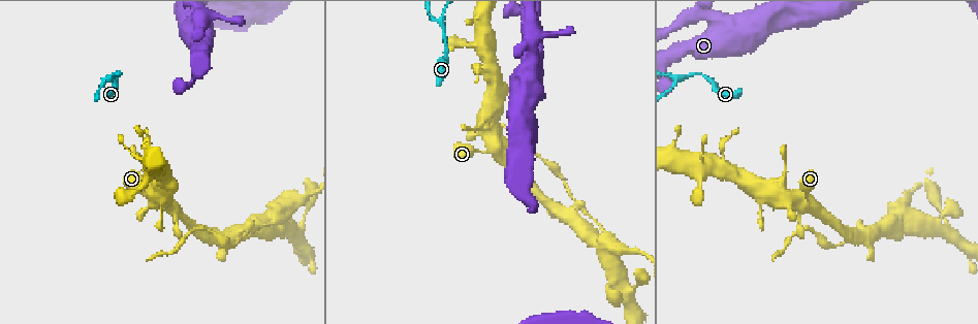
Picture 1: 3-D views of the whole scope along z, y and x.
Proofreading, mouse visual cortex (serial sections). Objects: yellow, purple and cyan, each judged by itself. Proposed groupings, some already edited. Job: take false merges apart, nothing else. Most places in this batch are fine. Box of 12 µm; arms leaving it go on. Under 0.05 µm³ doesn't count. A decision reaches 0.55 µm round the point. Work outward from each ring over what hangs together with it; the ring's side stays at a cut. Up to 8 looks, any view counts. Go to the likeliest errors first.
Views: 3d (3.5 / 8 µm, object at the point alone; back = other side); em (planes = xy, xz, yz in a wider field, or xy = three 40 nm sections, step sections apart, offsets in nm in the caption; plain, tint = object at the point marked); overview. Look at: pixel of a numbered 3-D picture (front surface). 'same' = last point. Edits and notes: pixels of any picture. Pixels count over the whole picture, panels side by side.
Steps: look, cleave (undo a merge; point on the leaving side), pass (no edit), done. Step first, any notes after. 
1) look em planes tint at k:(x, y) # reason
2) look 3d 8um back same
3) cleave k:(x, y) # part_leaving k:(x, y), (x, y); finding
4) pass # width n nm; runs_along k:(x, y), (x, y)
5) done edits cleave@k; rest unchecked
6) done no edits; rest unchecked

look 3d 8um at 1:(486, 153) # narrows sharply

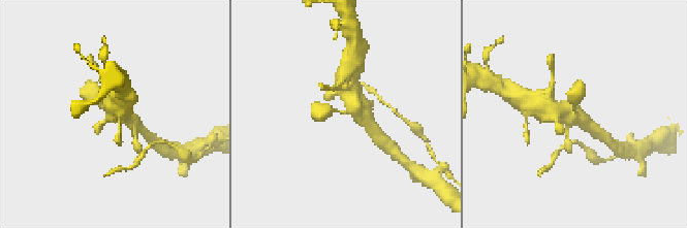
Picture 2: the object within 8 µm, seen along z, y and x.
look em xy step 2 tint at 2:(348, 114) # need the tissue

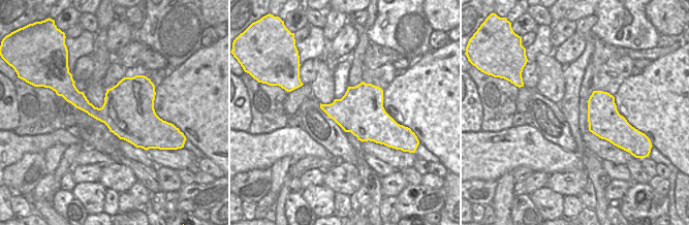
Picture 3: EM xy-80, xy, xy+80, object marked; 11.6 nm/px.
pass # runs_along 2:(91, 94), (136, 126); continuous, no second cell

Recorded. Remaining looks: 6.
look 3d 3.5um at 1:(109, 78) # three-way junction

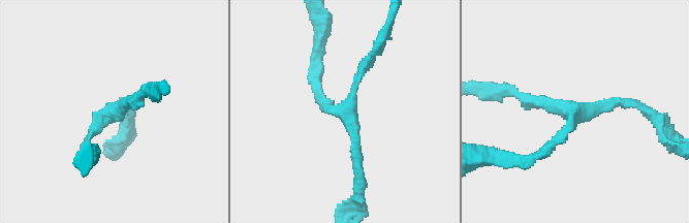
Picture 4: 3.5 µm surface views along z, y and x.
look em xy step 3 plain at 4:(573, 114)

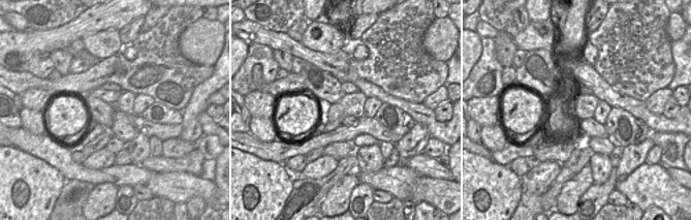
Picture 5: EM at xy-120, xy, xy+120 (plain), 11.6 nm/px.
look em xy step 3 tint same

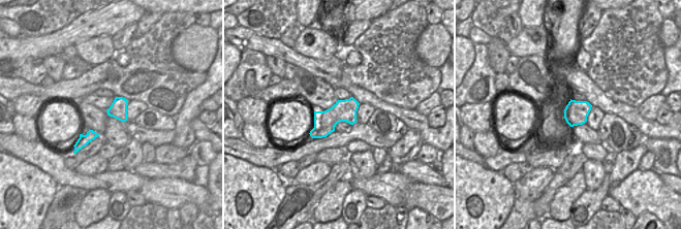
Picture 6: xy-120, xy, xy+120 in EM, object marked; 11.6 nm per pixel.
pass # arm_widths 100, 150, 150 nm; runs_along 4:(638, 106), (577, 109), (538, 157); one cell here

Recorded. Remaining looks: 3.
look 3d 3.5um at 1:(600, 244) # sharp bend

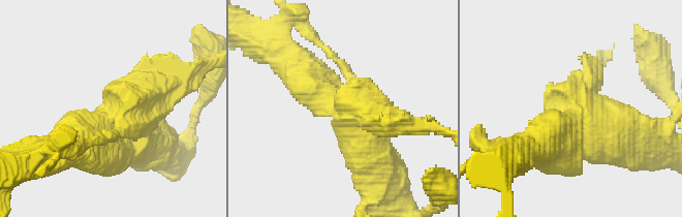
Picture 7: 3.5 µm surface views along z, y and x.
look em xy step 3 tint at 7:(109, 123)

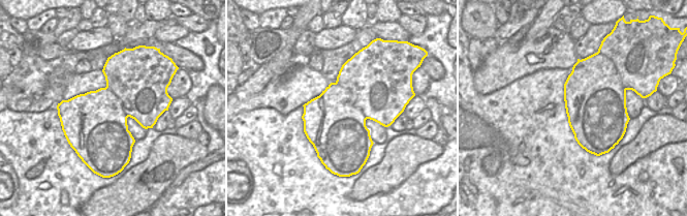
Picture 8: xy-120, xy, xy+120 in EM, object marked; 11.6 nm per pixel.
cleave 7:(367, 100) # border 8:(624, 110), (595, 94), (567, 115); a second cell is stuck on

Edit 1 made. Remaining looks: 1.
done edits cleave@7; rest unchecked

